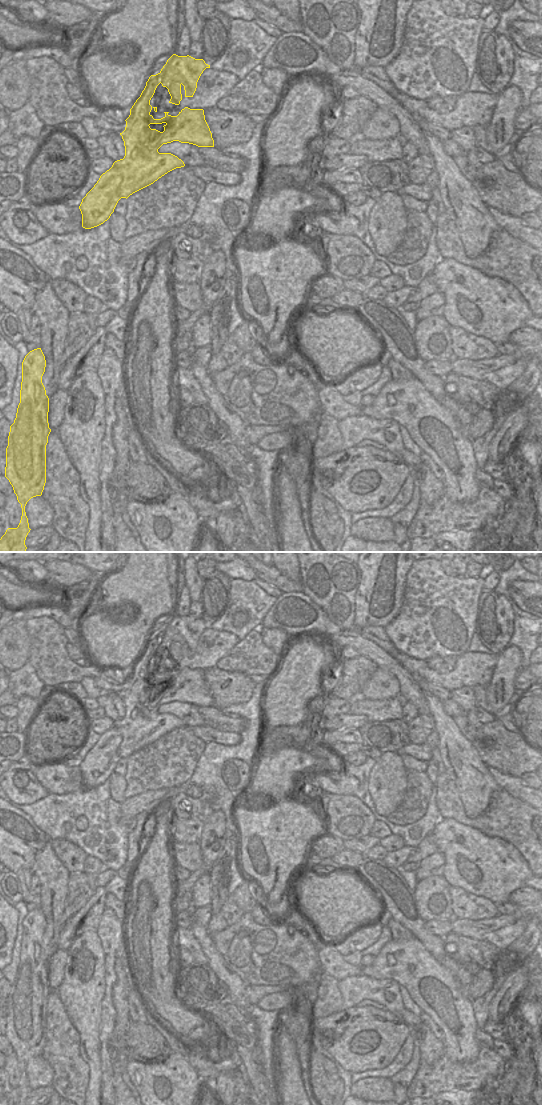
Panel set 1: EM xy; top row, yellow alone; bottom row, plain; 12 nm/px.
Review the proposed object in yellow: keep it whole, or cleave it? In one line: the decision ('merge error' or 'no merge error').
no merge error

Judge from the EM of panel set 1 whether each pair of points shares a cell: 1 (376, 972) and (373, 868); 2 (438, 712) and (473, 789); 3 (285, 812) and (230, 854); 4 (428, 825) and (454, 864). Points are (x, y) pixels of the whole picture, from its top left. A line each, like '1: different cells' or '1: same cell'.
1: different cells
2: same cell
3: different cells
4: different cells

